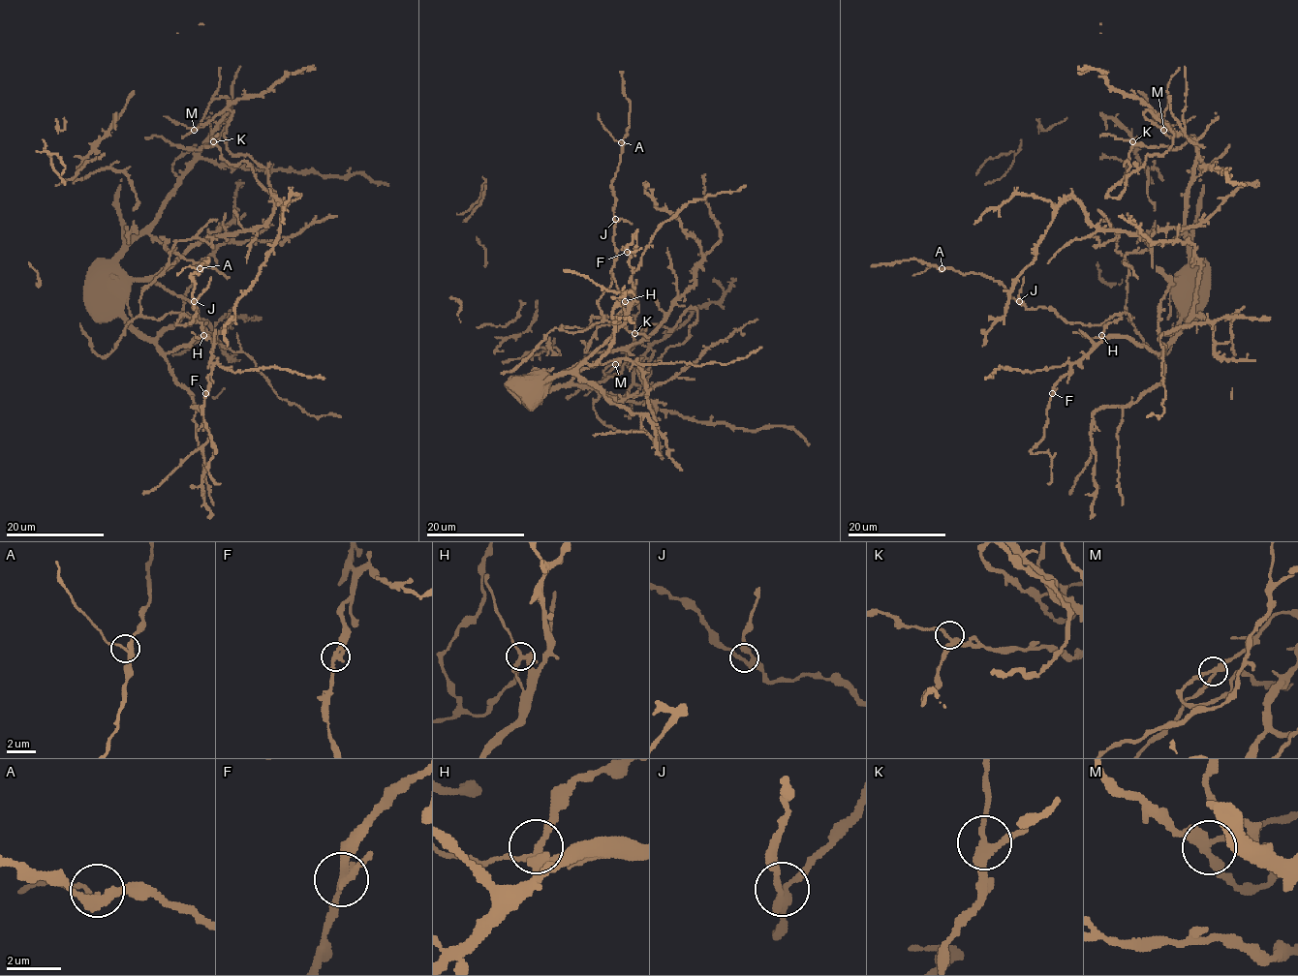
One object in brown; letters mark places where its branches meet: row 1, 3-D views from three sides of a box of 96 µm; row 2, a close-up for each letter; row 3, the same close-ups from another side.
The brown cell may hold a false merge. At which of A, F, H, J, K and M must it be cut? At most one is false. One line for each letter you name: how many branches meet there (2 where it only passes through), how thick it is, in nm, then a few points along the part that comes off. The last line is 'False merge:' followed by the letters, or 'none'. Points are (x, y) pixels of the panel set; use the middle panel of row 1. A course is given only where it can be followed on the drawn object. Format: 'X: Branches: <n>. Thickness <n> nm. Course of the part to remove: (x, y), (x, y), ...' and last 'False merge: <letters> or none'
False merge: none

